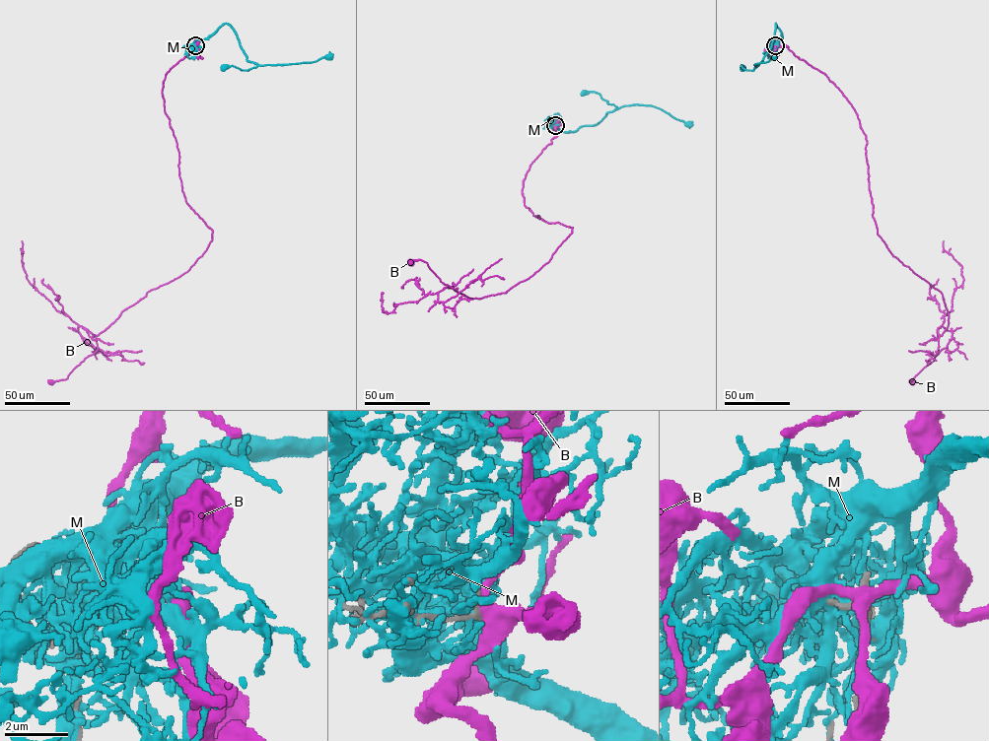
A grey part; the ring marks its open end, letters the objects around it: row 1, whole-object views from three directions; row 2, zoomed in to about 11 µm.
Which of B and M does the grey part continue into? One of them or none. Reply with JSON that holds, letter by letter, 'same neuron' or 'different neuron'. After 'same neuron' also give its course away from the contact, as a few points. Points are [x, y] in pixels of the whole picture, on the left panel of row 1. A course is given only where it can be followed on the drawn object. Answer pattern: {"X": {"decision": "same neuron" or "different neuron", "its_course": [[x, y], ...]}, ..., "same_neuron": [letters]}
{"B": {"decision": "different neuron"}, "M": {"decision": "different neuron"}, "same_neuron": []}

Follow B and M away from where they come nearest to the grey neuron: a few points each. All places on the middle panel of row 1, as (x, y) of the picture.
B: (555, 125), (522, 191), (533, 216), (572, 228), (547, 263), (480, 299), (444, 284), (425, 262), (410, 262)
M: (555, 125), (566, 132), (574, 132), (581, 126), (597, 124), (606, 113), (617, 108), (599, 94), (583, 92)

